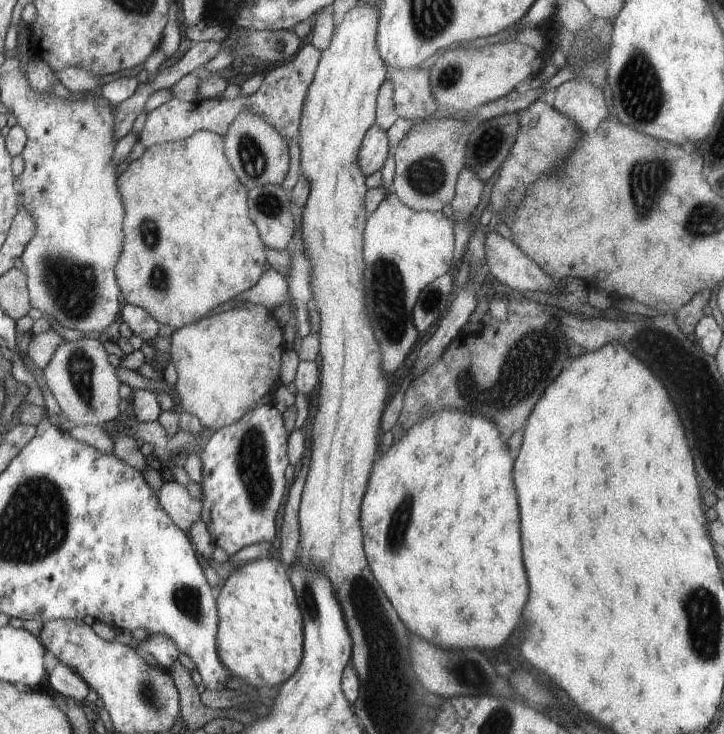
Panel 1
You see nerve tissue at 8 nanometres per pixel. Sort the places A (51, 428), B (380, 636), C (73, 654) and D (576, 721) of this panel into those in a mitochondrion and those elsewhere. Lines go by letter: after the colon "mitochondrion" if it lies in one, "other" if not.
A: other
B: mitochondrion
C: other
D: other

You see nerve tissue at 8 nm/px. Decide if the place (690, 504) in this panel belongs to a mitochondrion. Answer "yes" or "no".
no

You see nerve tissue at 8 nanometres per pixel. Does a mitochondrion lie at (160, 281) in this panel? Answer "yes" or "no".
yes

